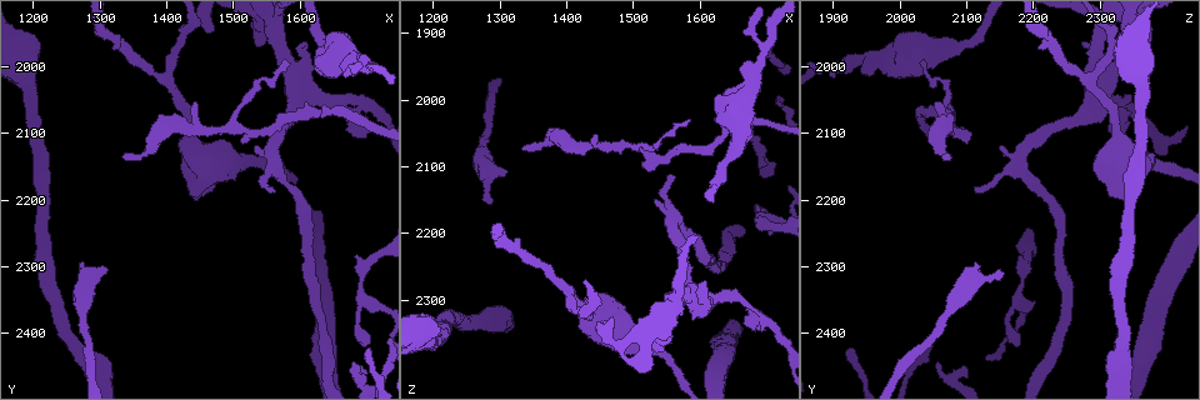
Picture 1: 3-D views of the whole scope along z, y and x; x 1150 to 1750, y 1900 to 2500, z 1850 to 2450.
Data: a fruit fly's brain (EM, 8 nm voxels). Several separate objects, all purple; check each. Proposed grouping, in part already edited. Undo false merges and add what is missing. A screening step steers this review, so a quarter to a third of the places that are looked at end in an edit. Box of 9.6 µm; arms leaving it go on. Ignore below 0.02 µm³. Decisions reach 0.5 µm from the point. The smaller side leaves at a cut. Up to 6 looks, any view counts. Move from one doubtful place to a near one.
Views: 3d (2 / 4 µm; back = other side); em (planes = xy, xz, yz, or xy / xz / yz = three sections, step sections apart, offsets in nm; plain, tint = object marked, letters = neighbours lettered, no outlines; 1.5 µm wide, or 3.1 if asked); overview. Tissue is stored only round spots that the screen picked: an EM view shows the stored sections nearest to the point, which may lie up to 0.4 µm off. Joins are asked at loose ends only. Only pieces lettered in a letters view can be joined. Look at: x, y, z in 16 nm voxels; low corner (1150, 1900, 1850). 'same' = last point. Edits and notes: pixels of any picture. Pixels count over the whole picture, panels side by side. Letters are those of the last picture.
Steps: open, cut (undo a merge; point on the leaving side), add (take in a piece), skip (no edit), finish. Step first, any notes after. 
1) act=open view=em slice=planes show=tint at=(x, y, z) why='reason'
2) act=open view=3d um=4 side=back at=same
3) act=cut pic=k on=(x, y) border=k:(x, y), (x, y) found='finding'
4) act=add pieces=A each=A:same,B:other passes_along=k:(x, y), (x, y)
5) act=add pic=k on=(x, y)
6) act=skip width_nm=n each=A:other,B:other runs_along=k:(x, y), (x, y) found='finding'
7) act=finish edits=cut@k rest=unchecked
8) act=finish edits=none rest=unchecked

act=open view=3d um=2 at=(1695, 2345, 2175) why='thick turns thin'

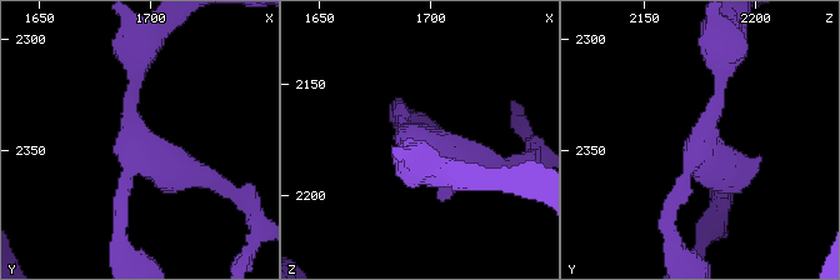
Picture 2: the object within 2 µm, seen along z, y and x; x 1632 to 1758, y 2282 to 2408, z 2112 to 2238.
act=open view=em slice=planes show=tint at=(1695, 2345, 2175) arms=3

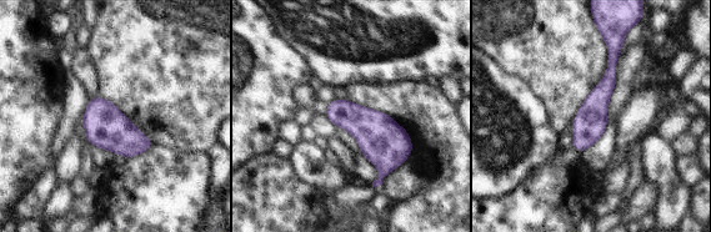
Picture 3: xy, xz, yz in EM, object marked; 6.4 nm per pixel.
act=open view=em slice=planes show=letters at=same why='what lies round it'

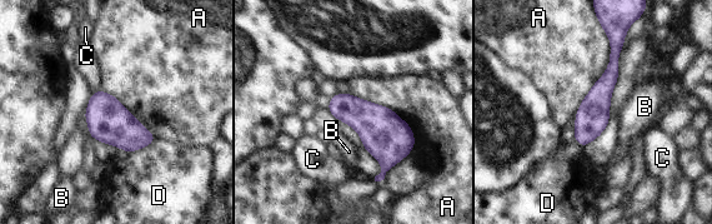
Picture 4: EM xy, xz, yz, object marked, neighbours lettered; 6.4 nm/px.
act=skip width_nm=220 each=A:other,B:other,C:other,D:other runs_along=4:(616, 36), (612, 71), (582, 142) found='all the same cell'

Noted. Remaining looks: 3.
act=open view=em slice=planes show=letters at=(1340, 2140, 2075)

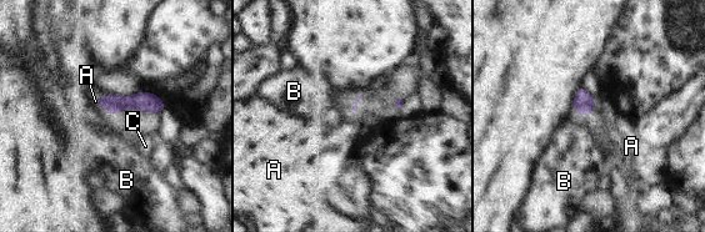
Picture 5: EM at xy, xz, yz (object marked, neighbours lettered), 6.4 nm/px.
act=skip each=A:other,B:other,C:other runs_along=5:(101, 101), (151, 102), (160, 105) found='none of them fits'

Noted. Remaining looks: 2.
act=open view=em slice=planes show=plain at=(1445, 2055, 2055) why='an open end'

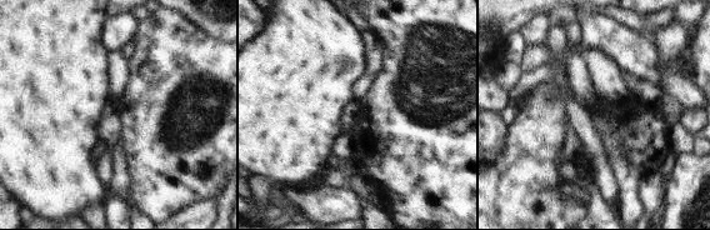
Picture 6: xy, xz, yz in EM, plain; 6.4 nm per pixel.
act=open view=em slice=planes show=letters at=same why='what lies round it'

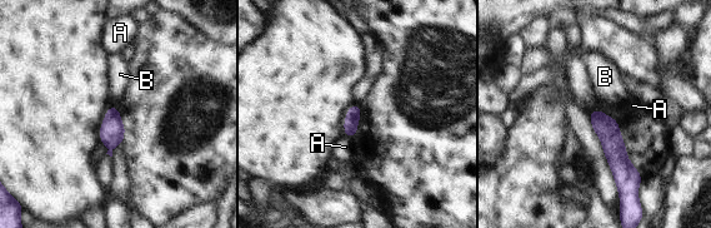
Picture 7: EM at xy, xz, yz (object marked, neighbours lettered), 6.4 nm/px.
act=skip each=A:other,B:other found='no lettered piece goes on from it'

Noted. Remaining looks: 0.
act=finish edits=none rest=unchecked

